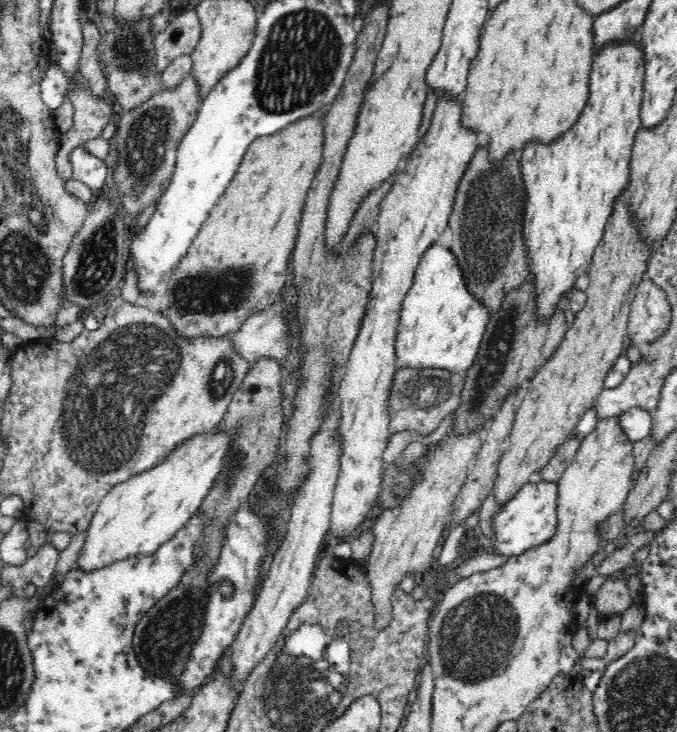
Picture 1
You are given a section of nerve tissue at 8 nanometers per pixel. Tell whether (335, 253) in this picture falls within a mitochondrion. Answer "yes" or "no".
no

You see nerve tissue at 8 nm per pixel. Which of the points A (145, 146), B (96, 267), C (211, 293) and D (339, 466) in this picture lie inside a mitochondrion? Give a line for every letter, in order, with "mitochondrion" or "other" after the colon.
A: mitochondrion
B: mitochondrion
C: mitochondrion
D: other

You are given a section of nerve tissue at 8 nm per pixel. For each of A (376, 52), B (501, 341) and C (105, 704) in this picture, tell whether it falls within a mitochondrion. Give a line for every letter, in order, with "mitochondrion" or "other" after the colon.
A: other
B: mitochondrion
C: other

